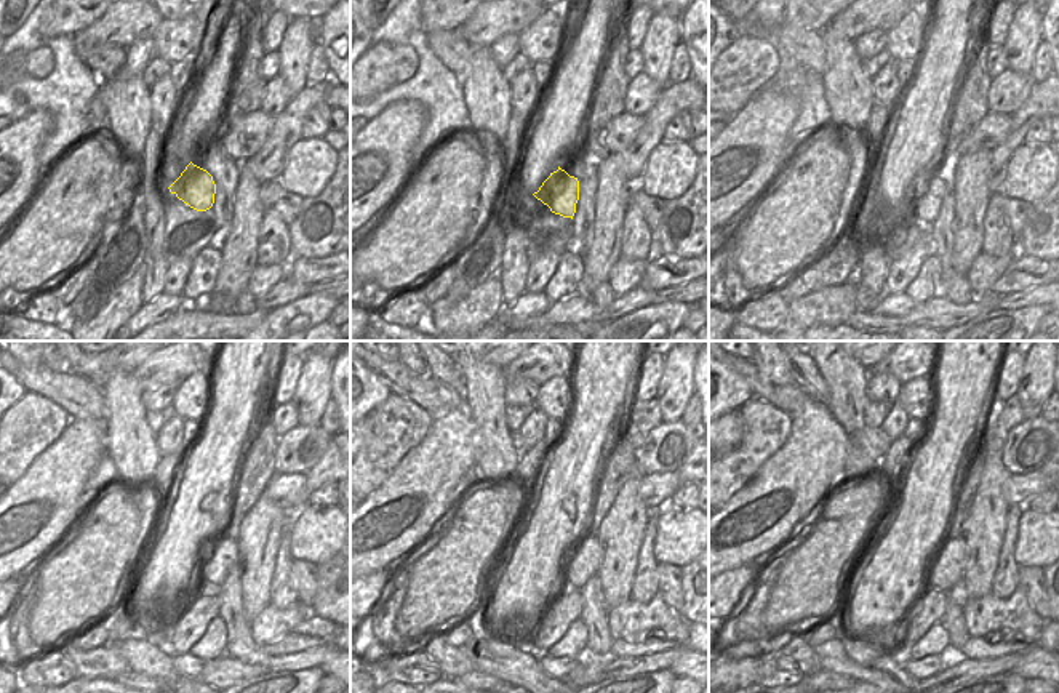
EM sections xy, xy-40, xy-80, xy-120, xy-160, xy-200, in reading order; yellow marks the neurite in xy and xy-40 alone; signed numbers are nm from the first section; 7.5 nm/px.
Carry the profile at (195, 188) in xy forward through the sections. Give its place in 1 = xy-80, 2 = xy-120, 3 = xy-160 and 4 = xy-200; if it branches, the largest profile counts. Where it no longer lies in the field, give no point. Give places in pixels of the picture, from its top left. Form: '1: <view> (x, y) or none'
1: xy-80 (925, 202)
2: xy-120 (219, 554)
3: xy-160 (586, 556)
4: xy-200 (946, 567)

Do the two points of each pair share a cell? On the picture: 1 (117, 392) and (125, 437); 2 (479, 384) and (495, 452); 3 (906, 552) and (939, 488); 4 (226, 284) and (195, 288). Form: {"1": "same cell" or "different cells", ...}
{"1": "same cell", "2": "same cell", "3": "same cell", "4": "different cells"}

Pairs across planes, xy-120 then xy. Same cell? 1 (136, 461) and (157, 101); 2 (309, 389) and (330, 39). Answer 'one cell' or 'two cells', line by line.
1: two cells
2: two cells

